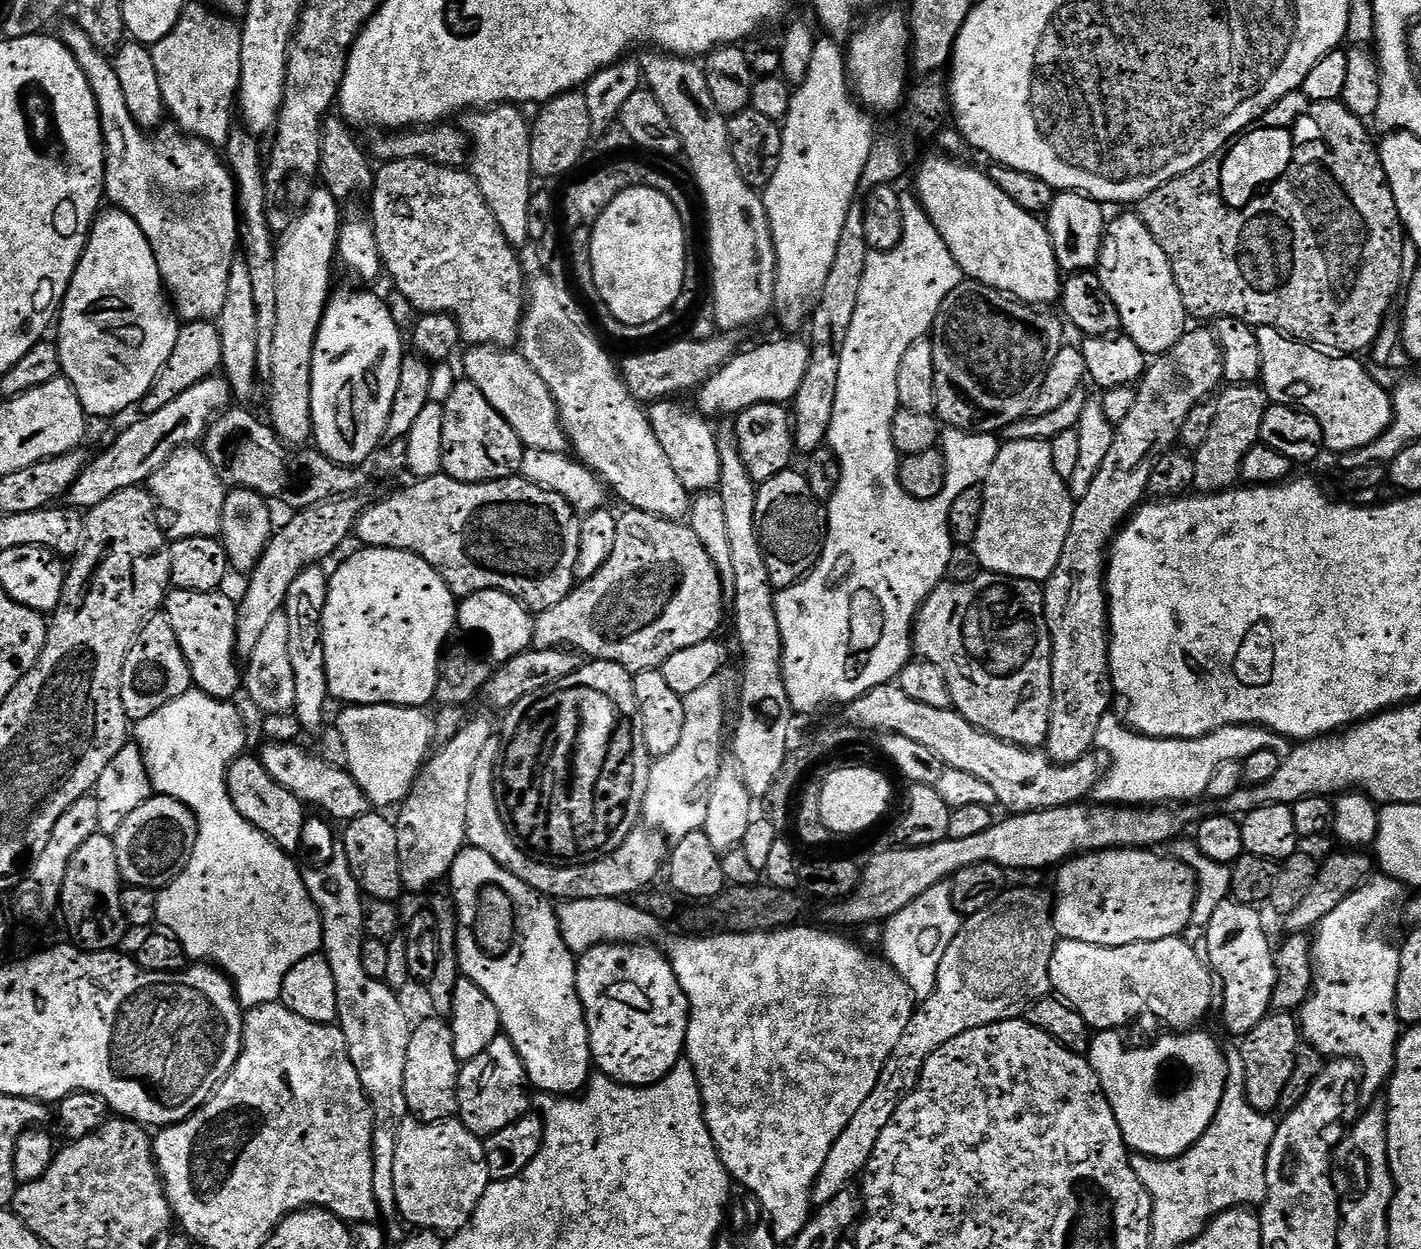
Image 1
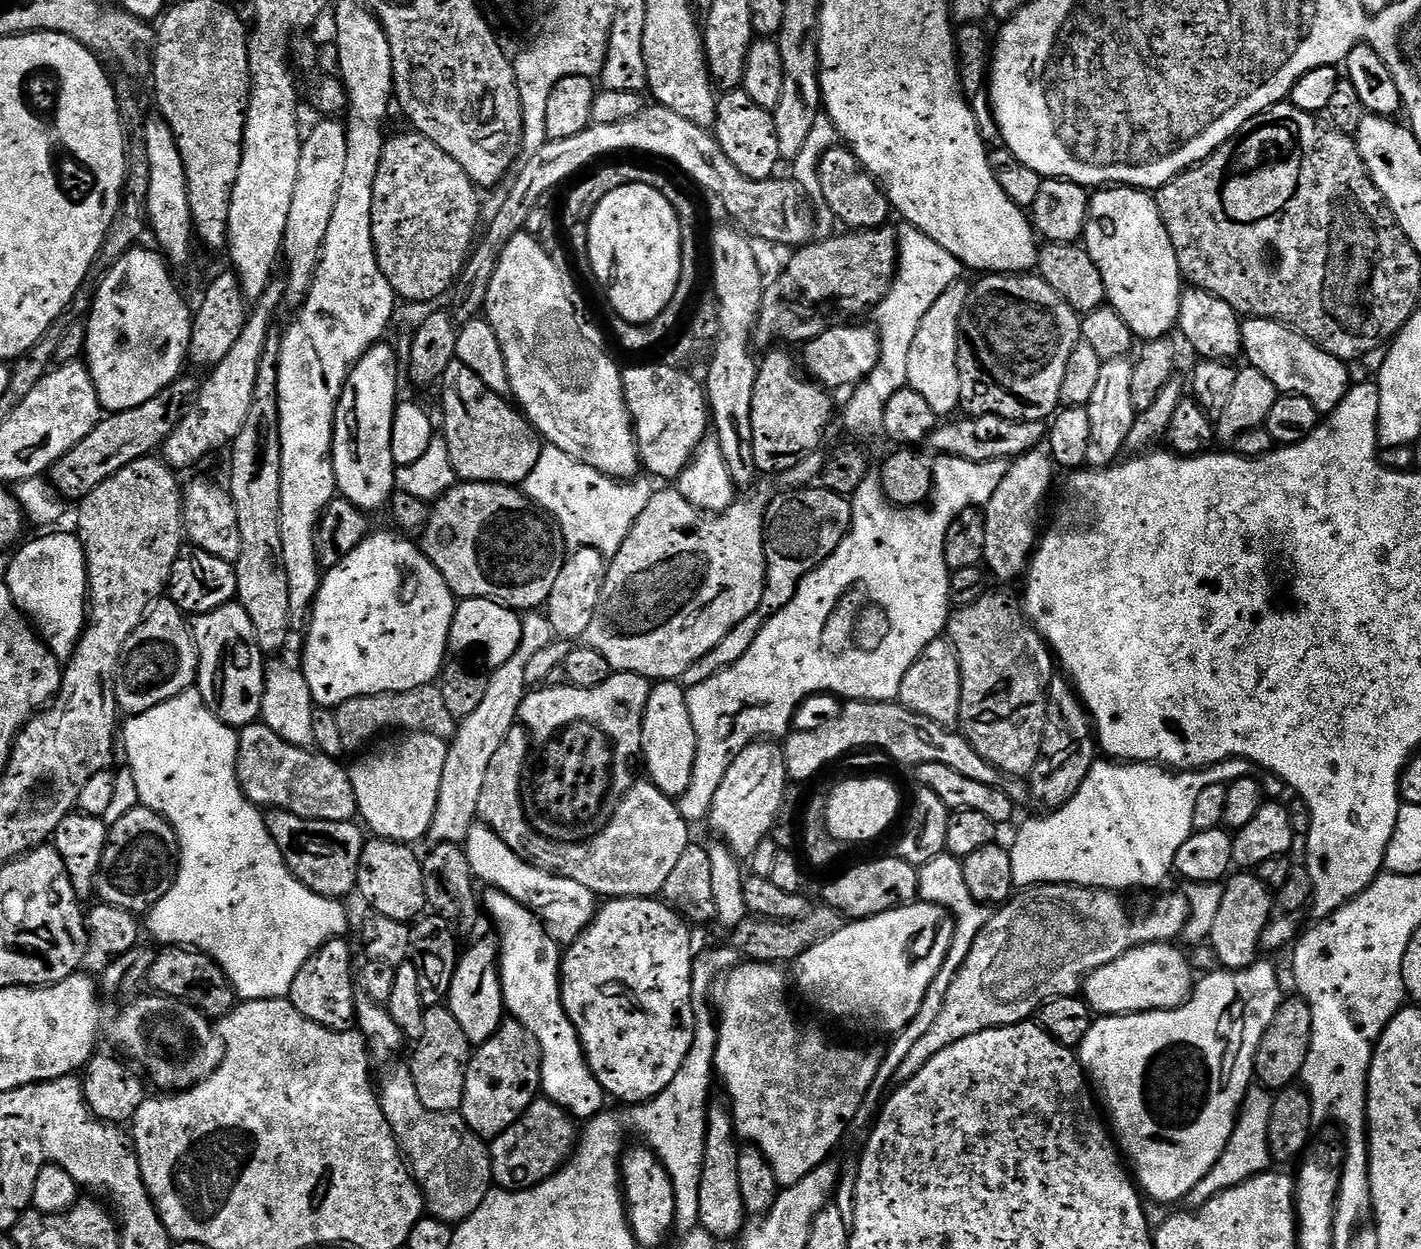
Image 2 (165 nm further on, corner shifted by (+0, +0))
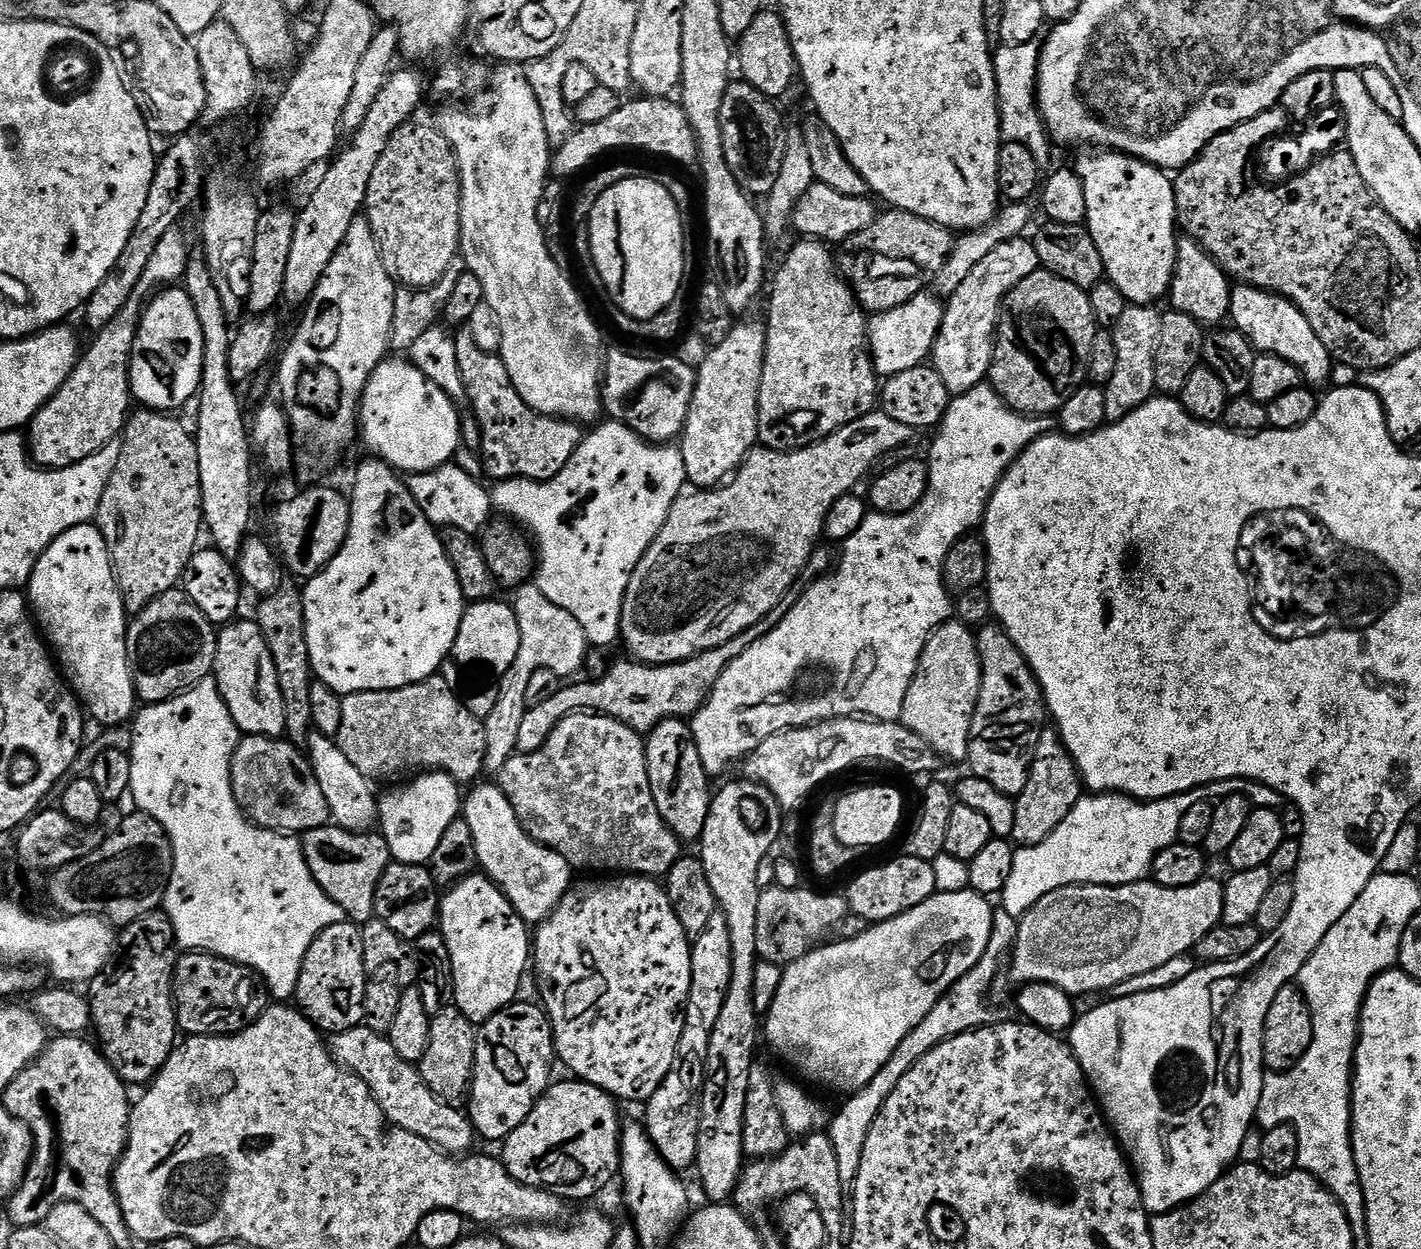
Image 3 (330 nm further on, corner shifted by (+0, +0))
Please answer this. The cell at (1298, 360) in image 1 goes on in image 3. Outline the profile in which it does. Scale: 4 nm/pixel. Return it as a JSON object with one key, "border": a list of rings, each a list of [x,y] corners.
{"border":[[[1236,284],[1232,290],[1228,315],[1231,327],[1239,330],[1256,347],[1257,353],[1277,356],[1290,362],[1309,385],[1327,385],[1331,381],[1334,365],[1332,356],[1326,346],[1322,346],[1318,334],[1314,334],[1314,326],[1310,326],[1306,314],[1302,314],[1294,302],[1284,296],[1277,296],[1275,292],[1267,292],[1249,284]]]}

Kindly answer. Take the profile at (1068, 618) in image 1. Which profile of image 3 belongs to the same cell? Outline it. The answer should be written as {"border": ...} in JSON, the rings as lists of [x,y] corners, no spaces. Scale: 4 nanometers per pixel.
{"border":[[[1045,727],[1042,738],[1034,750],[1034,762],[1030,770],[1030,778],[1026,782],[1026,790],[1015,797],[1014,834],[1011,839],[1019,847],[1029,848],[1046,838],[1056,836],[1062,825],[1067,821],[1070,810],[1081,803],[1082,781],[1080,771],[1064,745],[1059,731],[1055,727]]]}

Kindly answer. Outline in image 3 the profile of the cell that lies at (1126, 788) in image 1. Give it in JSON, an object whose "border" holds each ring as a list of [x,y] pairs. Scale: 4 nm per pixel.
{"border":[[[1200,790],[1183,796],[1171,796],[1165,800],[1133,800],[1123,794],[1104,794],[1097,799],[1100,801],[1096,808],[1077,806],[1070,810],[1066,821],[1068,840],[1051,836],[1029,848],[1016,848],[1014,871],[1002,893],[1003,911],[1019,918],[1026,915],[1039,900],[1046,898],[1046,894],[1071,884],[1134,884],[1145,879],[1152,871],[1156,855],[1179,841],[1186,810],[1190,810],[1194,802],[1202,802],[1205,798],[1205,793]]]}

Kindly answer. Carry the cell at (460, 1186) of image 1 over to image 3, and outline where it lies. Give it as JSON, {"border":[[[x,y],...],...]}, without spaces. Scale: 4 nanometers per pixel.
{"border":[[[363,1026],[337,1032],[331,1037],[330,1051],[341,1068],[353,1072],[372,1091],[372,1096],[380,1104],[389,1125],[418,1134],[426,1138],[435,1148],[449,1154],[468,1154],[473,1151],[474,1129],[472,1121],[459,1107],[439,1100],[426,1086],[417,1065],[406,1063],[394,1050],[387,1035]]]}

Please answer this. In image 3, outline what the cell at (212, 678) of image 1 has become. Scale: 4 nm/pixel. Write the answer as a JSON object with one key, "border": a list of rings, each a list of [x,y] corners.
{"border":[[[240,618],[219,629],[216,638],[214,679],[234,722],[244,736],[280,738],[285,735],[286,702],[282,702],[278,670],[274,668],[270,646],[266,646],[266,638],[256,625],[255,619]]]}

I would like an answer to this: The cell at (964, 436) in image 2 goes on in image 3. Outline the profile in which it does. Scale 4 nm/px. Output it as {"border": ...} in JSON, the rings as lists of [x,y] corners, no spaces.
{"border":[[[873,410],[866,413],[865,416],[860,416],[854,422],[850,422],[849,424],[844,424],[842,427],[836,429],[835,432],[832,433],[831,436],[827,436],[825,440],[819,440],[817,444],[811,444],[810,446],[806,446],[805,448],[795,448],[793,452],[779,452],[778,450],[770,450],[769,448],[765,448],[763,446],[757,446],[752,449],[751,452],[748,453],[748,459],[744,461],[743,464],[740,465],[738,471],[725,483],[723,486],[717,486],[715,488],[696,488],[694,485],[685,483],[684,488],[678,494],[678,498],[674,502],[674,506],[670,506],[670,514],[666,518],[666,522],[662,526],[662,530],[658,534],[658,538],[654,538],[654,542],[652,545],[646,550],[646,554],[642,554],[642,558],[638,562],[638,566],[635,570],[632,571],[632,577],[630,578],[630,582],[626,588],[626,598],[624,599],[624,606],[622,608],[622,618],[620,619],[620,634],[619,639],[624,640],[624,644],[628,647],[627,655],[631,657],[631,659],[641,663],[641,664],[677,664],[678,662],[682,662],[683,660],[689,660],[690,658],[694,658],[698,654],[702,654],[703,652],[709,652],[710,650],[714,650],[718,646],[722,646],[726,642],[730,642],[736,636],[740,636],[746,630],[750,630],[750,626],[754,626],[758,622],[762,622],[762,618],[766,618],[767,616],[773,615],[777,610],[776,607],[779,606],[780,603],[784,600],[784,595],[787,594],[788,591],[791,590],[792,587],[796,584],[796,579],[799,578],[800,575],[804,572],[804,567],[807,566],[808,563],[812,560],[812,551],[816,548],[816,543],[820,540],[820,535],[824,532],[824,523],[828,520],[828,515],[832,512],[832,507],[835,506],[836,503],[839,502],[840,499],[843,498],[844,495],[847,494],[848,491],[851,490],[852,487],[855,486],[856,483],[859,482],[860,479],[863,478],[864,475],[867,474],[868,471],[875,469],[877,465],[880,463],[880,459],[883,455],[886,455],[888,452],[892,452],[896,448],[907,448],[909,445],[913,443],[912,436],[914,436],[914,430],[910,426],[902,426],[902,422],[894,422],[894,418],[890,418],[885,414],[883,410]]]}

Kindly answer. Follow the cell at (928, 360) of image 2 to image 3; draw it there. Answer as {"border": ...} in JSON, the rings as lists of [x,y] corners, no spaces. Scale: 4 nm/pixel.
{"border":[[[1028,238],[1004,240],[966,277],[962,286],[951,289],[949,300],[944,307],[943,324],[932,348],[931,367],[942,374],[942,382],[946,382],[946,390],[953,397],[959,398],[970,394],[974,386],[988,380],[988,371],[992,365],[992,355],[996,349],[997,325],[1000,323],[1001,308],[1004,300],[1022,282],[1022,278],[1030,278],[1040,267],[1040,259],[1036,253],[1035,243]]]}

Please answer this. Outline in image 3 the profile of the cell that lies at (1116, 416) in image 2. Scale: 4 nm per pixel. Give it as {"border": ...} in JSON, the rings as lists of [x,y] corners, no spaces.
{"border":[[[1129,306],[1126,314],[1111,329],[1114,348],[1118,350],[1118,363],[1110,382],[1103,385],[1106,394],[1106,418],[1109,422],[1122,420],[1151,400],[1156,392],[1156,351],[1158,334],[1162,330],[1161,313],[1152,306]]]}

